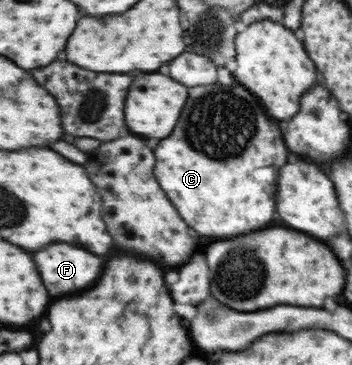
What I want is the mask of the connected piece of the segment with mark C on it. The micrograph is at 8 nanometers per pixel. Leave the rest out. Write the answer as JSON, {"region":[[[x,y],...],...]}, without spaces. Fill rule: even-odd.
{"region":[[[217,83],[189,89],[189,105],[173,129],[173,137],[165,137],[155,147],[153,176],[167,199],[177,209],[179,217],[185,217],[197,233],[205,237],[235,237],[249,231],[269,227],[275,213],[277,169],[287,161],[287,149],[283,145],[277,125],[265,115],[259,101],[245,91],[244,86],[219,87]]]}

